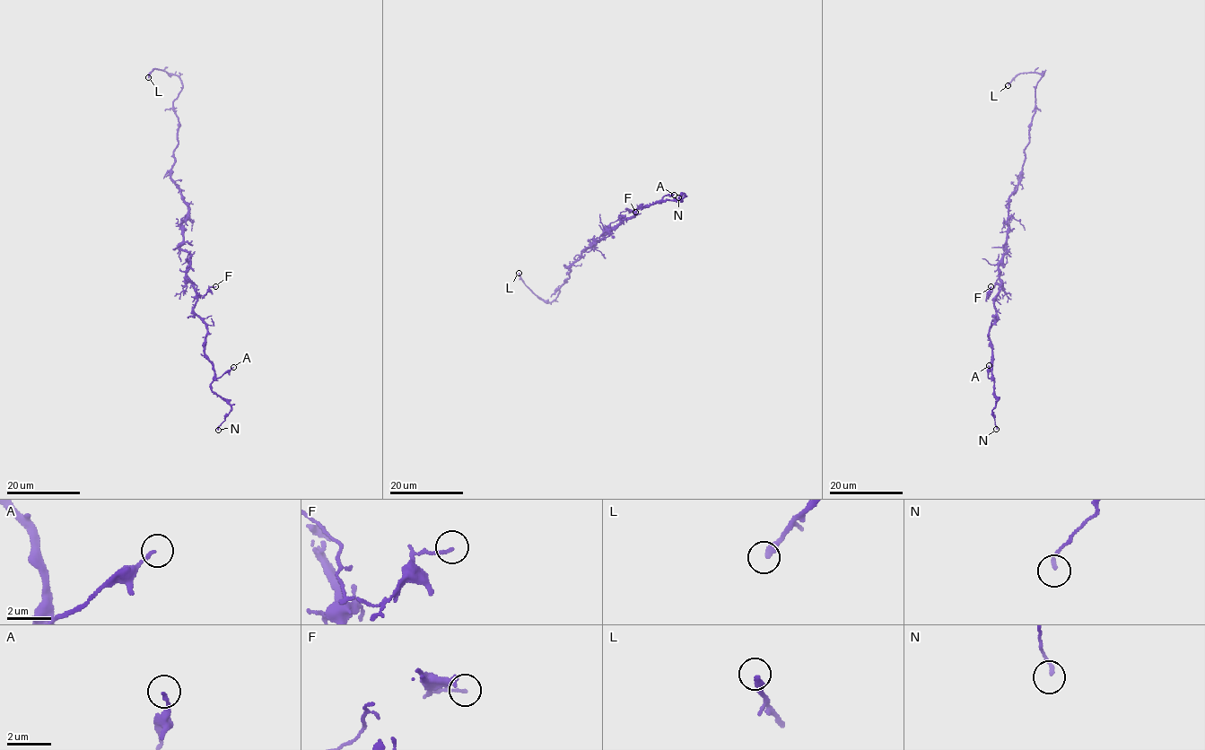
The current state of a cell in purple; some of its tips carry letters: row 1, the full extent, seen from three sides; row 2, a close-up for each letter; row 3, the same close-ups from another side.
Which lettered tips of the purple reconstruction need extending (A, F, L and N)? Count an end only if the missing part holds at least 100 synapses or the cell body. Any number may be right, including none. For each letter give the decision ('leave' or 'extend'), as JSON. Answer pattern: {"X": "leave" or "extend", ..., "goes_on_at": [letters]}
{"A": "leave", "F": "leave", "L": "extend", "N": "leave", "goes_on_at": ["L"]}

